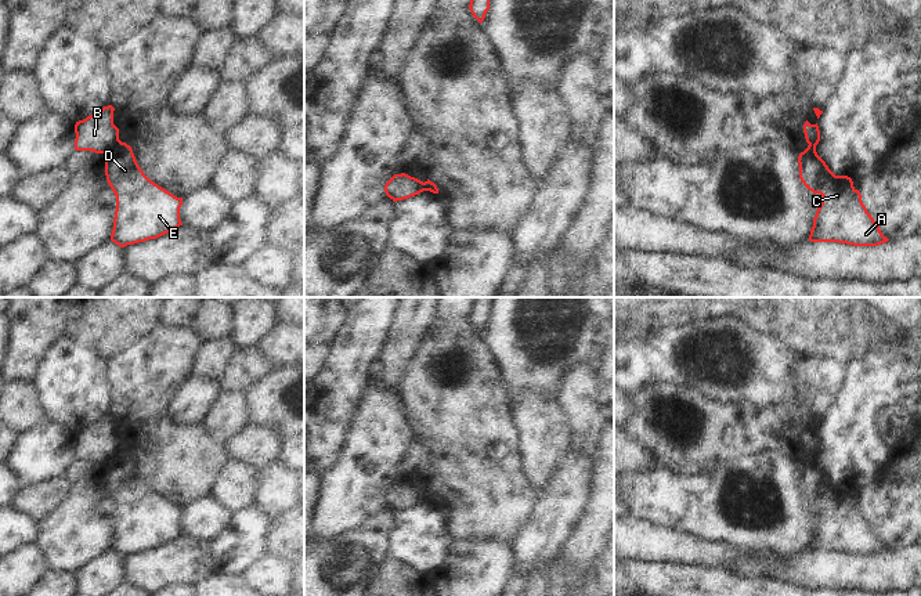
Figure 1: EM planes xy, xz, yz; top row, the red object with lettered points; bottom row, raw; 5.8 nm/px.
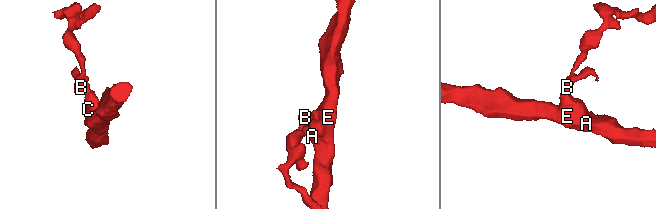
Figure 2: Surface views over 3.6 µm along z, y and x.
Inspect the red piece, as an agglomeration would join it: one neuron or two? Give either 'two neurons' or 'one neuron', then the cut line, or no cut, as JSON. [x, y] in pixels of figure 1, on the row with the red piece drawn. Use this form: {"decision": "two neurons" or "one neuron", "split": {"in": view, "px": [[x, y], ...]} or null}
{"decision": "two neurons", "split": {"in": "xy", "px": [[118, 138], [105, 154]]}}

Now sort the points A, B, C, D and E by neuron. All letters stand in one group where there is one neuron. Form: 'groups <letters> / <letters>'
groups A C D E / B

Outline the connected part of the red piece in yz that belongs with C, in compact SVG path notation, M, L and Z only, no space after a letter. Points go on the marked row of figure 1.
M809 144L799 153L798 163L803 185L813 194L823 196L813 218L810 242L878 246L889 241L867 212L852 178L835 176L817 155L815 144Z

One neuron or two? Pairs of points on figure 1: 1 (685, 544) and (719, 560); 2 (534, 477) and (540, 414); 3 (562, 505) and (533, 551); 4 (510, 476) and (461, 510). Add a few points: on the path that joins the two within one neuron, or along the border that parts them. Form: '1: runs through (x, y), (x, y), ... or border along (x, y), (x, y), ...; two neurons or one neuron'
1: runs through (693, 551), (711, 555); one neuron
2: runs through (538, 462), (540, 429); one neuron
3: runs through (555, 516), (538, 539); one neuron
4: runs through (498, 488), (473, 510); one neuron

